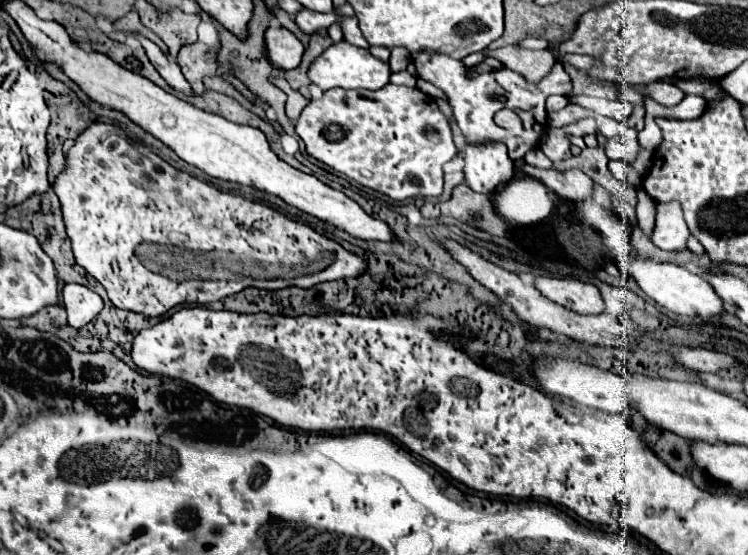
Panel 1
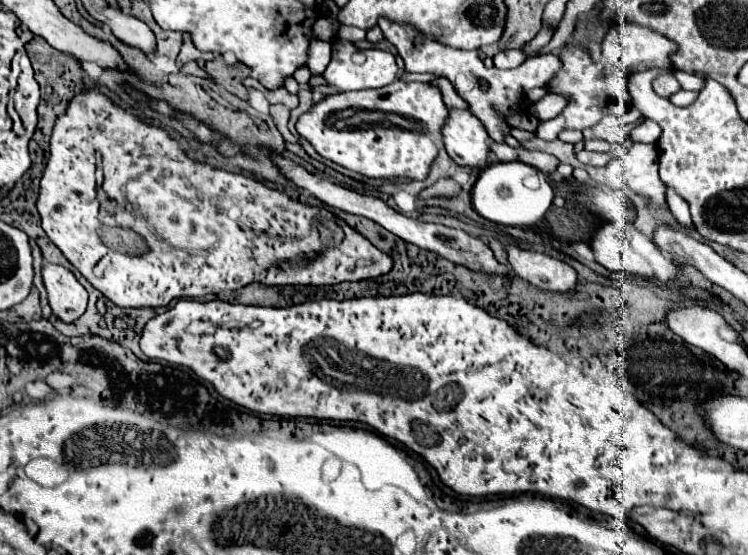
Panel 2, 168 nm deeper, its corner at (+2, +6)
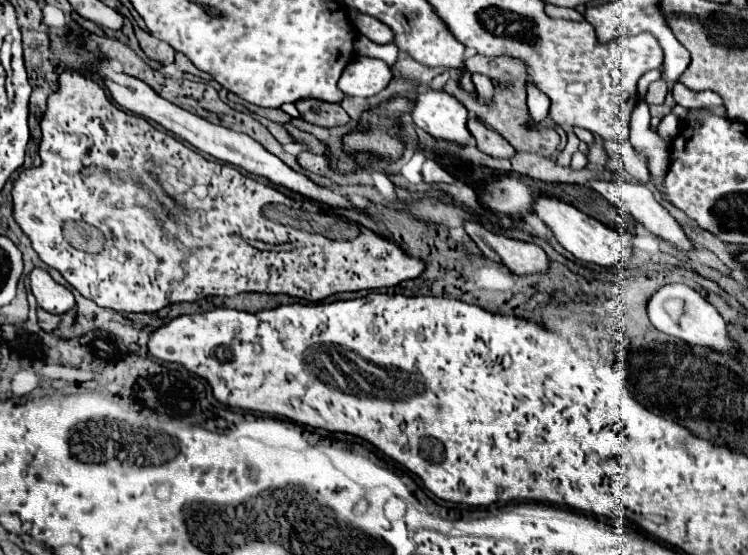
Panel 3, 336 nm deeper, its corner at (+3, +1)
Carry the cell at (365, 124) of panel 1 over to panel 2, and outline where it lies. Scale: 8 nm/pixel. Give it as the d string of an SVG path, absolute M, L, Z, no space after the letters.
M395 80L375 90L321 98L297 120L297 132L327 160L369 178L425 180L439 154L449 108L431 84Z

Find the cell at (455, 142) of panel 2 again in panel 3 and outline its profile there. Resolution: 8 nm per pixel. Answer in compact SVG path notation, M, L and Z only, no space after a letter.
M430 87L420 91L416 95L412 119L436 139L456 141L460 145L470 141L470 131L466 127L468 111L454 95L446 91L436 91Z

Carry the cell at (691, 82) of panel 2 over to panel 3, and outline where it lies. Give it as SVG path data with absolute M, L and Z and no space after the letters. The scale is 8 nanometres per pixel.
M676 83L672 89L672 97L678 105L688 107L688 109L702 109L702 107L712 107L712 105L722 105L722 97L712 91L692 91L684 87L682 83Z

